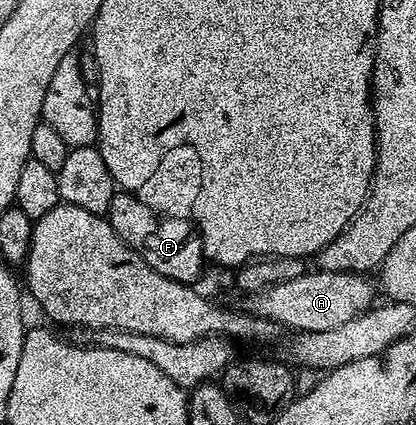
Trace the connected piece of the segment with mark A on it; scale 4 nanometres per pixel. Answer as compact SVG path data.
M306 271L298 279L286 279L277 285L267 285L257 293L247 294L247 312L277 326L285 325L296 333L309 333L342 327L342 323L350 323L350 319L360 317L372 308L372 285L365 274L315 272Z

